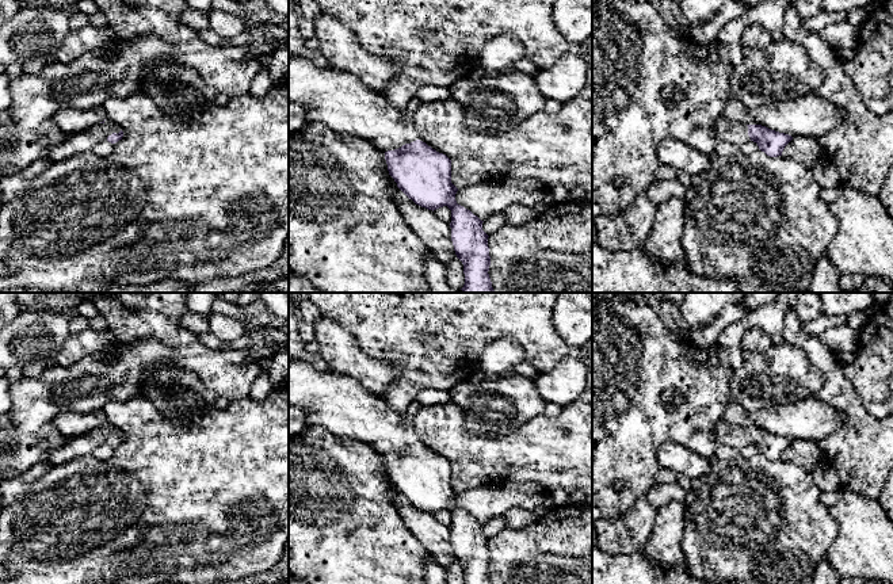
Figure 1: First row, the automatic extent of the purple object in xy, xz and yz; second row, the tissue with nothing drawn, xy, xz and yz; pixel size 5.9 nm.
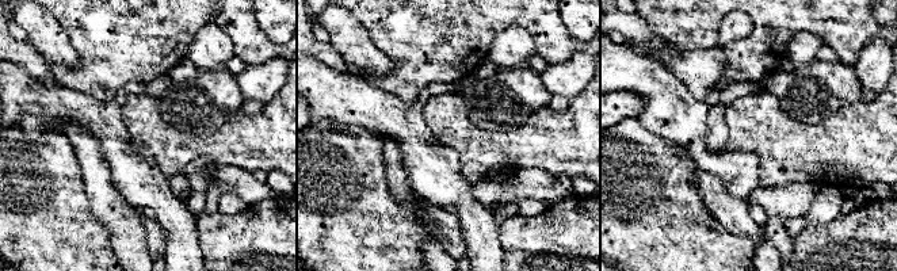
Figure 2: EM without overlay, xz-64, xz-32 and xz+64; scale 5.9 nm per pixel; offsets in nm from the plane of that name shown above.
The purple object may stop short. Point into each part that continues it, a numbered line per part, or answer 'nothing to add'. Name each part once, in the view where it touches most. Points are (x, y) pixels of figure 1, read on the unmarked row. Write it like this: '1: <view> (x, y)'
1: xz (338, 403)

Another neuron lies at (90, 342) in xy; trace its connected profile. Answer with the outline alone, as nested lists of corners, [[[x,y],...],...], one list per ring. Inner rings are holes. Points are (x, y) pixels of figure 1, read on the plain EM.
[[[92,328],[70,335],[56,358],[56,364],[72,364],[84,356],[96,354],[117,343],[111,331],[96,332]]]

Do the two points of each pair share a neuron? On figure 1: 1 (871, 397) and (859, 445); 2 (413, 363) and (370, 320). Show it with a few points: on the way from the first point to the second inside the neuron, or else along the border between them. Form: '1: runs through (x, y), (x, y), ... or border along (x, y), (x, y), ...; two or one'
1: border along (851, 384), (861, 404), (878, 419); two
2: runs through (404, 352), (381, 329); one

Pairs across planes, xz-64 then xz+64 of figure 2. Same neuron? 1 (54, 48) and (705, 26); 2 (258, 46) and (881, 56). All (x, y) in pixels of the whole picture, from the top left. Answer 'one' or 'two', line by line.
1: two
2: two

